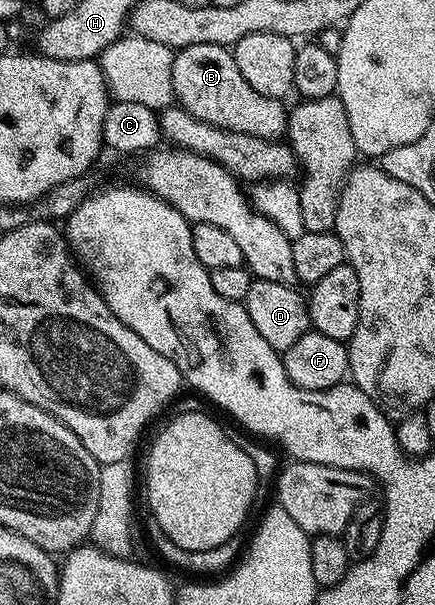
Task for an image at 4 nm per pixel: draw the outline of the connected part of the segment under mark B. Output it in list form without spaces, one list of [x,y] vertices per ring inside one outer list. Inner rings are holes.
[[[194,43],[185,49],[177,49],[174,53],[174,91],[179,108],[194,115],[202,123],[210,123],[214,127],[222,127],[226,131],[234,131],[242,135],[254,135],[269,139],[280,139],[285,136],[288,127],[289,110],[284,109],[285,102],[275,97],[258,95],[246,79],[242,79],[242,71],[238,71],[238,63],[232,57],[232,49],[214,43]]]

